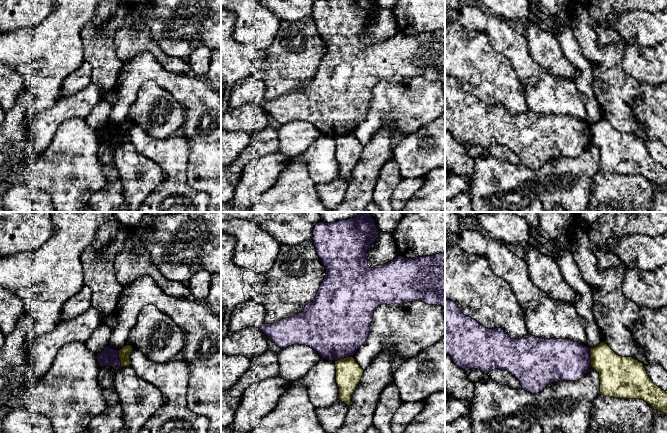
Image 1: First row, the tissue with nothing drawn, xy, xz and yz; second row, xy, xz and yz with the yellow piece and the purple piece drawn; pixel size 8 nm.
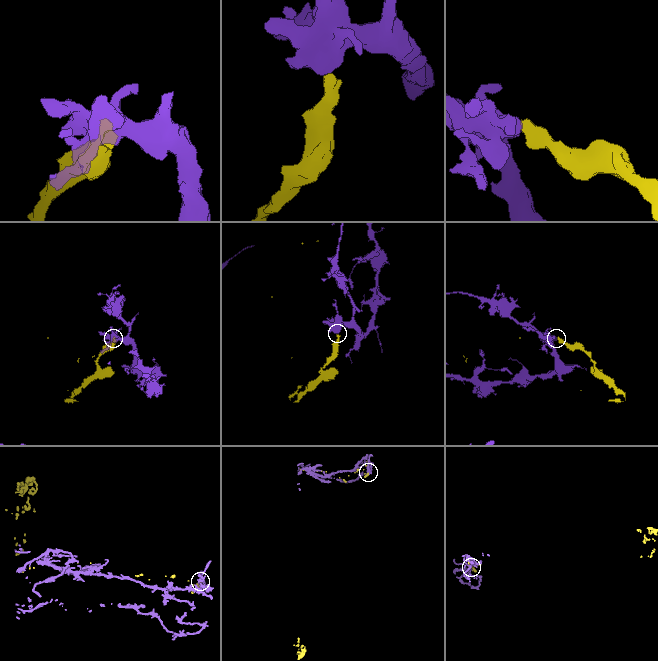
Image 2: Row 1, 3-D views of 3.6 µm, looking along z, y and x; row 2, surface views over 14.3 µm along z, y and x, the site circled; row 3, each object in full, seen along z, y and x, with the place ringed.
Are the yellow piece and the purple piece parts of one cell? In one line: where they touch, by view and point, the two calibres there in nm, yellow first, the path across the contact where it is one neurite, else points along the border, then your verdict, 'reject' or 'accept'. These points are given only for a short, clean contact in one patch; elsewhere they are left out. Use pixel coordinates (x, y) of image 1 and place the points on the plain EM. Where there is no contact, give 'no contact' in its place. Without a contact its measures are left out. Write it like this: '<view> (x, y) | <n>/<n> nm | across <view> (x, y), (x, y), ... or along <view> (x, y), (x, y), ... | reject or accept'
yz (591, 133) | 300/340 nm | along yz (589, 124), (591, 142) | reject

